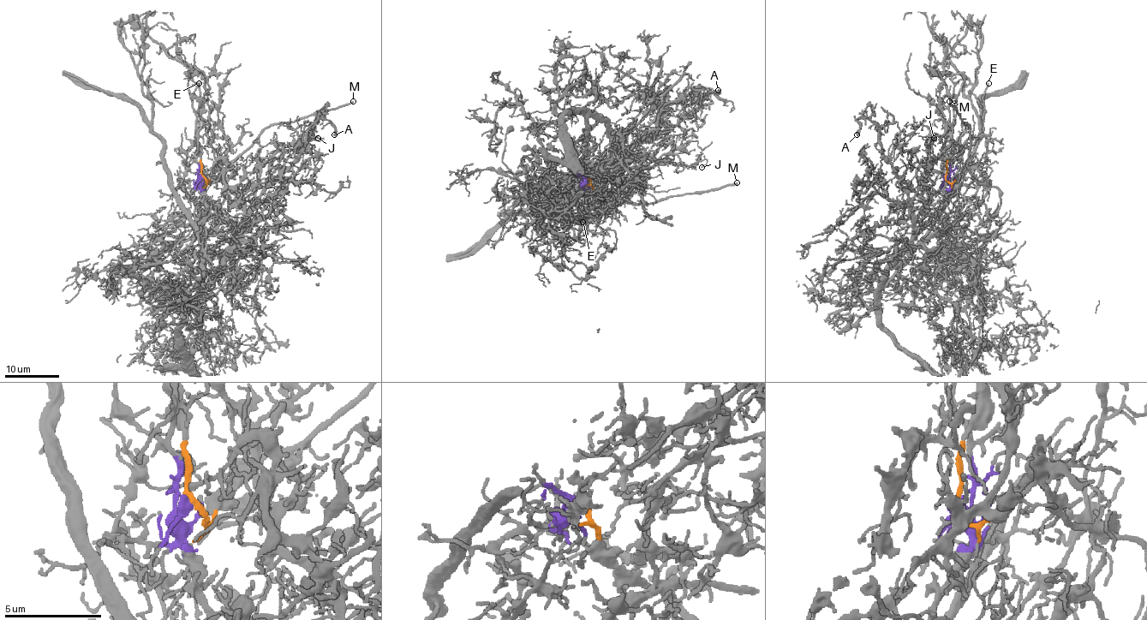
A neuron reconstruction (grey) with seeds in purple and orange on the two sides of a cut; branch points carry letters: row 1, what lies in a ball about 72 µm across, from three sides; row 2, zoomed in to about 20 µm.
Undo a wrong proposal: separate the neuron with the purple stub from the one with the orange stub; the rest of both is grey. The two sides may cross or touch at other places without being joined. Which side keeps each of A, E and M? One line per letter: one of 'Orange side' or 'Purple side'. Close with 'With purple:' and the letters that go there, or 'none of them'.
A: Purple side
E: Purple side
M: Orange side
With purple: A, E

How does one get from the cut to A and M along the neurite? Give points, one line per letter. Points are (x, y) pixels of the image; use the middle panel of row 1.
A: (586, 179), (615, 152), (640, 145), (654, 133), (670, 130), (693, 112), (709, 90), (718, 90)
M: (586, 179), (590, 181), (592, 189), (608, 203), (649, 203), (737, 182)

